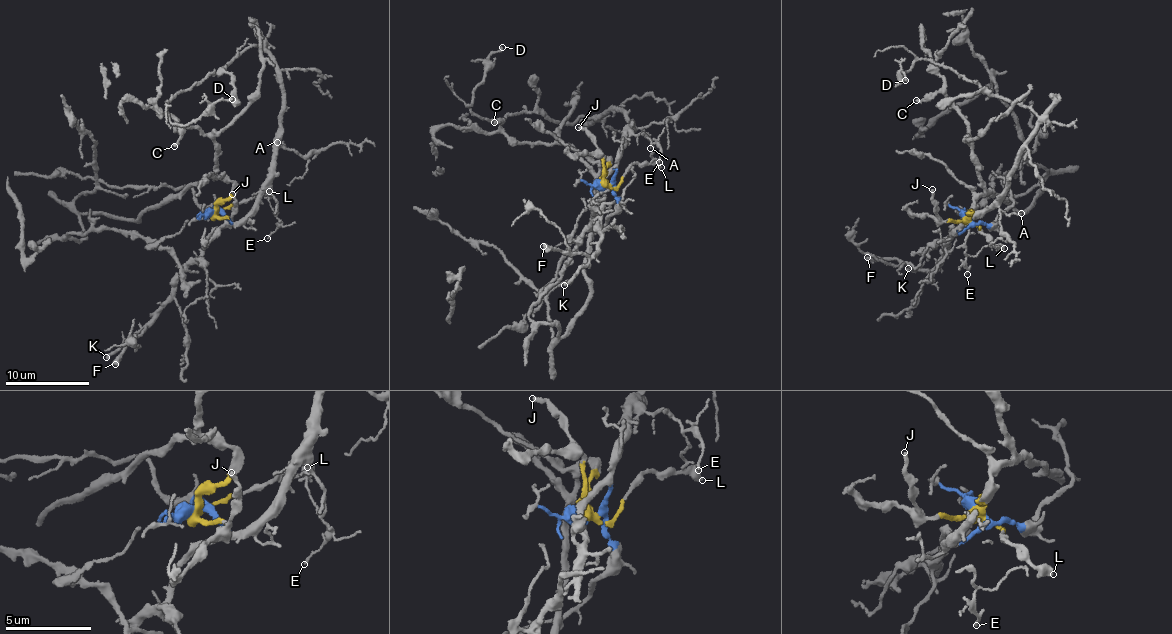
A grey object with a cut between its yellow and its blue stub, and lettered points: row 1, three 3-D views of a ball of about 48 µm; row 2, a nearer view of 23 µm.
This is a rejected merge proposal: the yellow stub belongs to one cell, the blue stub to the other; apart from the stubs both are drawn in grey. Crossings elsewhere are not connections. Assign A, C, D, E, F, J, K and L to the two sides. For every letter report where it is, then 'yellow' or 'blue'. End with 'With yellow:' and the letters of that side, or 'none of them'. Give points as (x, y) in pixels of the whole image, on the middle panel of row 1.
A: (650, 148) | blue
C: (494, 122) | yellow
D: (502, 47) | blue
E: (659, 162) | blue
F: (543, 246) | blue
J: (578, 127) | yellow
K: (564, 285) | blue
L: (661, 167) | yellow
With yellow: C, J, L

